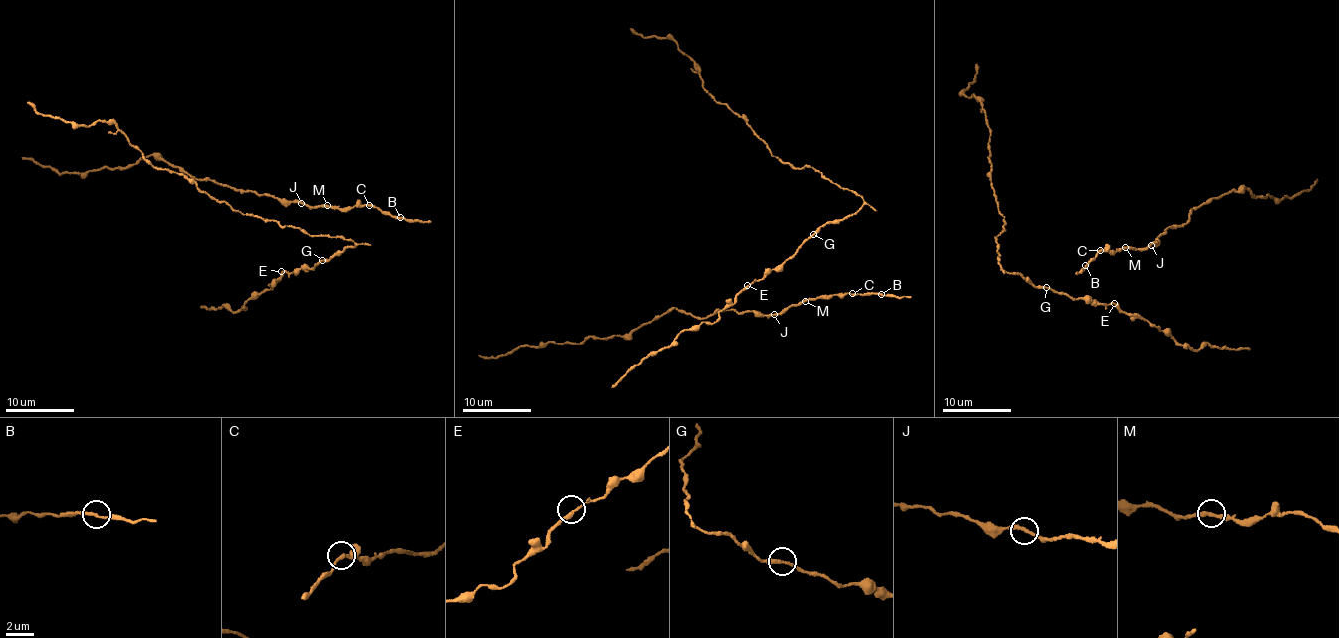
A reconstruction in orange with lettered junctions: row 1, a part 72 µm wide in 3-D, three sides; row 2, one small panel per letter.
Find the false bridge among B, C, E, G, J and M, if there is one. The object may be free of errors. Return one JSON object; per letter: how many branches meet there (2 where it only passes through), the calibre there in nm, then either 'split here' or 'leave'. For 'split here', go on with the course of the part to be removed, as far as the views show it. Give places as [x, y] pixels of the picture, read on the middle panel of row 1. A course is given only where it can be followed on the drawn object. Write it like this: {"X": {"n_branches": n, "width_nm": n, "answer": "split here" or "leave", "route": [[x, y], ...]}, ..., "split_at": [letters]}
{"B": {"n_branches": 2, "width_nm": 240, "answer": "leave"}, "C": {"n_branches": 2, "width_nm": 220, "answer": "leave"}, "E": {"n_branches": 2, "width_nm": 240, "answer": "leave"}, "G": {"n_branches": 2, "width_nm": 240, "answer": "leave"}, "J": {"n_branches": 2, "width_nm": 240, "answer": "leave"}, "M": {"n_branches": 2, "width_nm": 240, "answer": "leave"}, "split_at": []}

